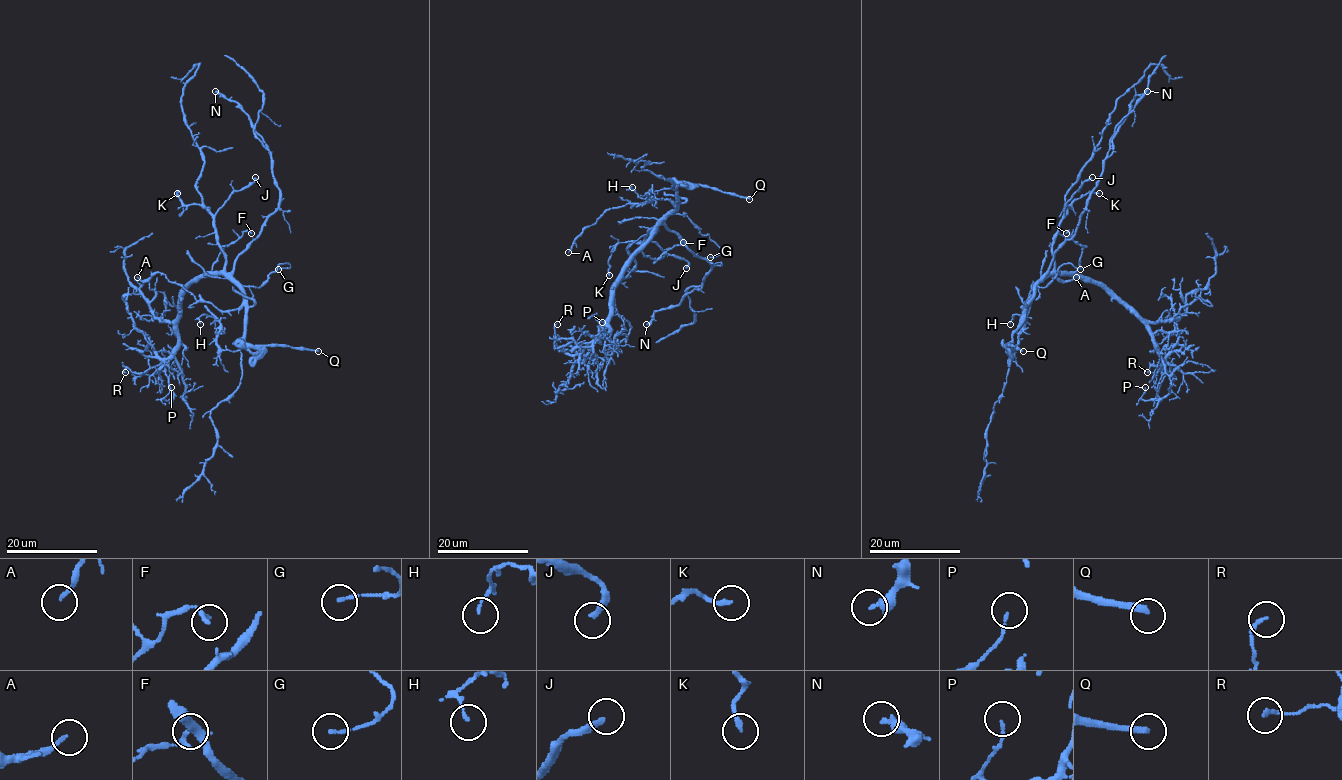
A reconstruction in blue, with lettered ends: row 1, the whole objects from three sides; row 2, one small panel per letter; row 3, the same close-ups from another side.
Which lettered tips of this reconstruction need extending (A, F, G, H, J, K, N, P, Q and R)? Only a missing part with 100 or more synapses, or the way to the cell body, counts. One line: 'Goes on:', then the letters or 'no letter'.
Goes on: Q

